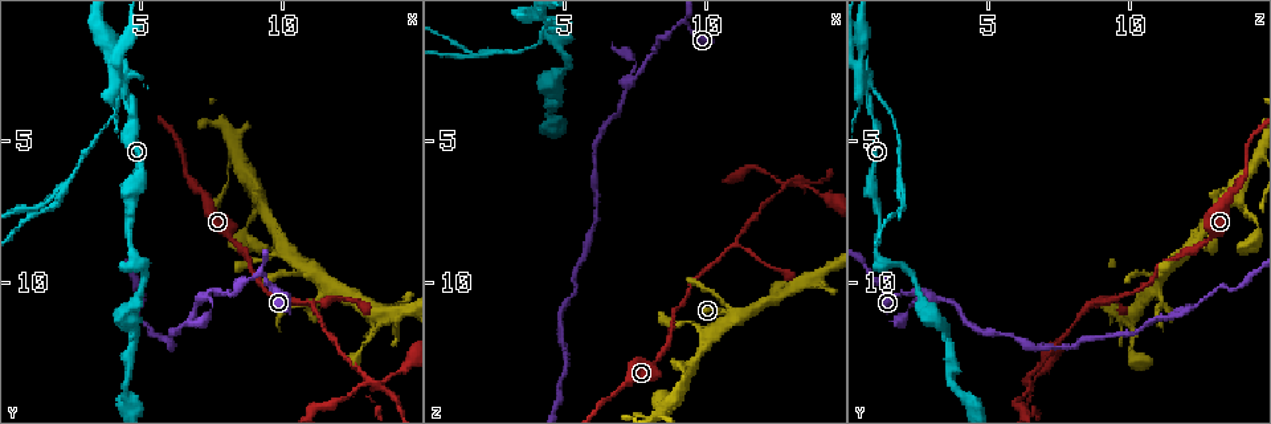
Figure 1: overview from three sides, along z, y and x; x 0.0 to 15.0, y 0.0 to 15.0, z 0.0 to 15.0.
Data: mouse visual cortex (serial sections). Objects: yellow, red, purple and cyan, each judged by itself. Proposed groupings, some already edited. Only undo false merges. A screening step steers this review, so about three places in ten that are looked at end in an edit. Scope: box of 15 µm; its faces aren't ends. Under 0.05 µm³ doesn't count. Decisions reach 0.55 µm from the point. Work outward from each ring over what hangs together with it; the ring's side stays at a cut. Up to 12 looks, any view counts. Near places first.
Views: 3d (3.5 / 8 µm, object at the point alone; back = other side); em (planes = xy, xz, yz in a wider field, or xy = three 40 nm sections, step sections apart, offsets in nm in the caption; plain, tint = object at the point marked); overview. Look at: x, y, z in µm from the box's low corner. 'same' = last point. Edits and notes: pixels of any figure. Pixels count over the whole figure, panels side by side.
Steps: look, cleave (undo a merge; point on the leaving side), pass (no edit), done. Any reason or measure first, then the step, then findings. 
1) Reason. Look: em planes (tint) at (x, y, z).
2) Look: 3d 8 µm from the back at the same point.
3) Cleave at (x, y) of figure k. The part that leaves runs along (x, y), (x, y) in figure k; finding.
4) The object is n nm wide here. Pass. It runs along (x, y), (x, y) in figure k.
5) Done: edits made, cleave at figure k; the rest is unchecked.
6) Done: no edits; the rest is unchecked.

Sudden change in width. Look: 3d 8 µm at (7.2, 6.9, 13.6).

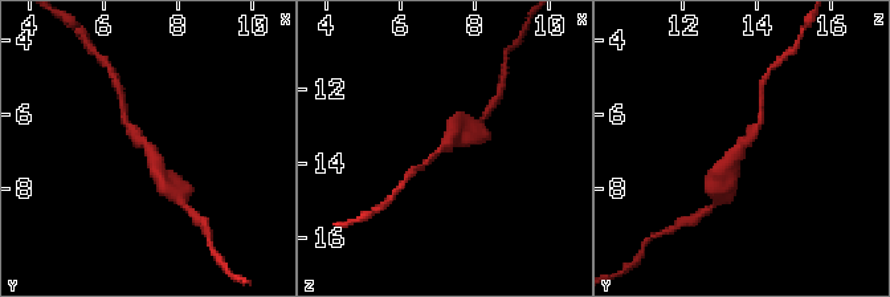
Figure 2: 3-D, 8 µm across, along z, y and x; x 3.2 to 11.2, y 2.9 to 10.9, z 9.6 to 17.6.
Closer look. Look: 3d 3.5 µm at (7.2, 6.8, 13.6).

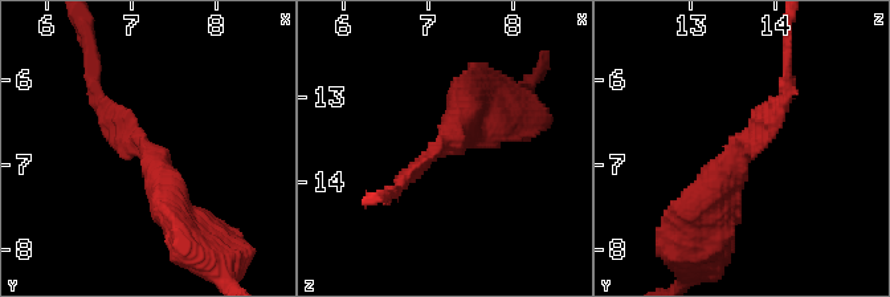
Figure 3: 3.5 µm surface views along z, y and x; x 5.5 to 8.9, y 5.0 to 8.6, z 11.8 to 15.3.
The arms are 200, 450 nm wide. Look: em xy step 5 (tint) at (7.25, 6.80, 13.50).

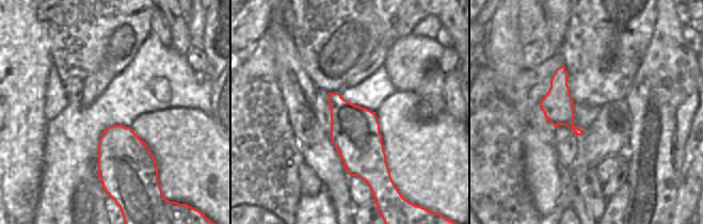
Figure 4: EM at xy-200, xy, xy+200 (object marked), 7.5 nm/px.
Pass. It runs along (191, 237), (101, 106) in figure 3; continuous, no second cell.

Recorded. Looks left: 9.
Arms part here. Look: 3d 8 µm from the back at (11.0, 10.7, 8.6).

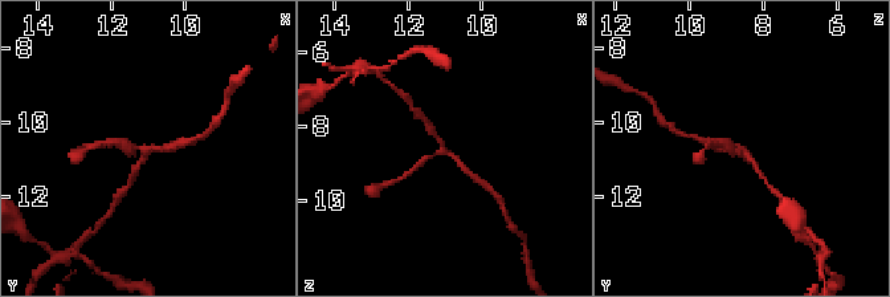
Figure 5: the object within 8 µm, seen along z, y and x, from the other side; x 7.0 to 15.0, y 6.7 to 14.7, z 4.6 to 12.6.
Look: em xy step 2 (tint) at (11.0, 10.6, 8.7).

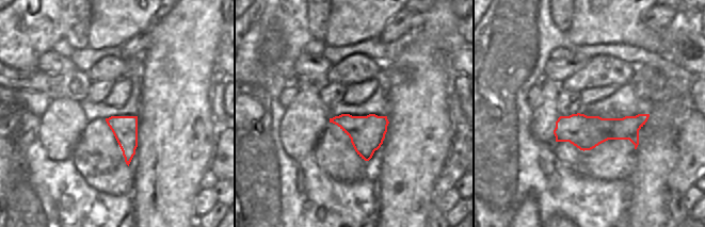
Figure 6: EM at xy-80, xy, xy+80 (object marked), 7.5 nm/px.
The object is 260 nm wide here. Pass. It runs along (645, 116), (558, 139) in figure 6; continuous, no second cell.

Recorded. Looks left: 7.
Sharp bend. Look: 3d 3.5 µm at (13.4, 13.7, 6.5).

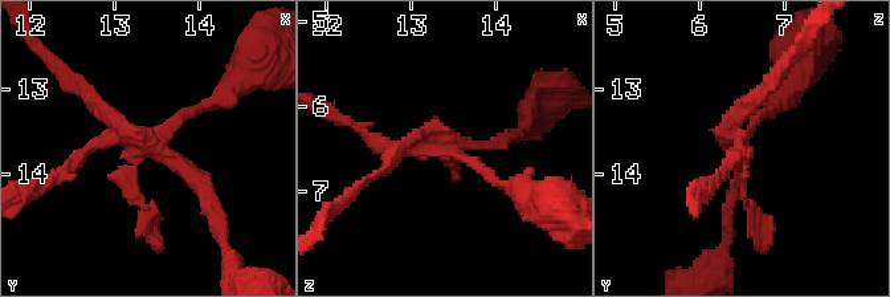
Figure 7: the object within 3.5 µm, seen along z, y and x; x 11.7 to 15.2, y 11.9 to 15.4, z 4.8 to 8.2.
Now the EM. Look: em planes (tint) at (13.35, 13.65, 6.45).

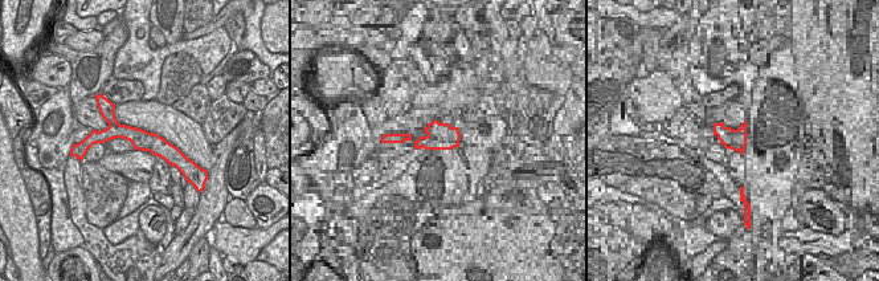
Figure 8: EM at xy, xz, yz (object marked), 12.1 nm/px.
Cleave at (481, 169) of figure 7. The part that leaves runs along (450, 149), (515, 192), (543, 195) in figure 7; two cells meet here.

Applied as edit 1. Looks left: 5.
Three arms meet. Look: 3d 3.5 µm at (7.7, 10.4, 2.4).

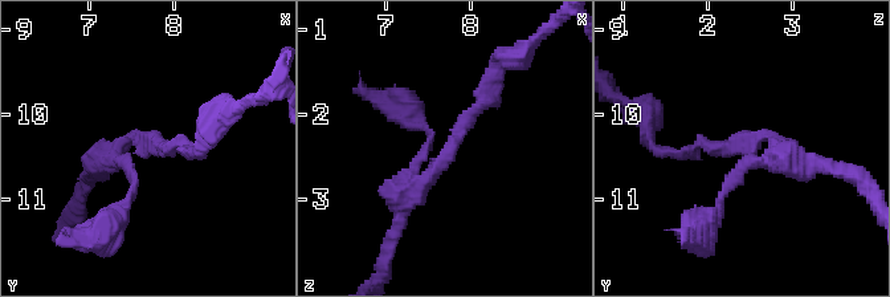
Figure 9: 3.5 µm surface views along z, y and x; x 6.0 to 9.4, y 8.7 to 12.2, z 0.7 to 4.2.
3 arms meet here; the arms are 100, 150, 250 nm wide; need the tissue. Look: em xy step 2 (tint) at (7.75, 10.30, 2.45).

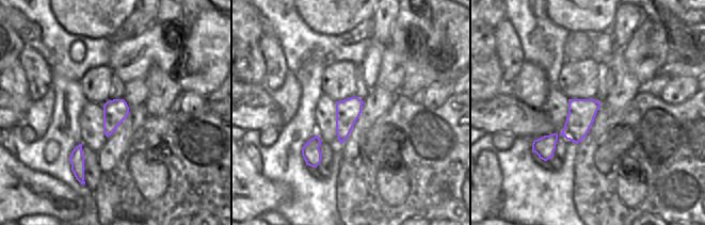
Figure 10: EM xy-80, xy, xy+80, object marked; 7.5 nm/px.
Pass. It runs along (596, 105), (566, 132), (534, 149) in figure 10; all the same cell.

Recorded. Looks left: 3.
Abrupt turn. Look: 3d 3.5 µm at (4.7, 9.4, 1.4).

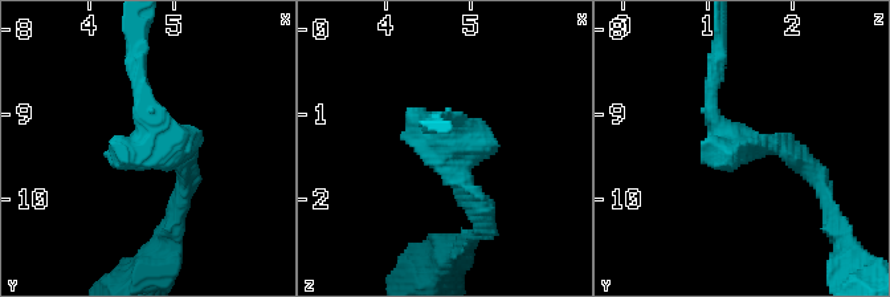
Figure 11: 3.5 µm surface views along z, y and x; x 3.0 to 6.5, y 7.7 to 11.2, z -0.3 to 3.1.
Now the EM. Look: em xy step 3 (tint) at (4.75, 9.35, 1.30).

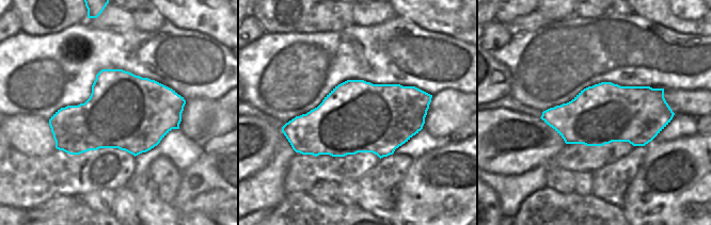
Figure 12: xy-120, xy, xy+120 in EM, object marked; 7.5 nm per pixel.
Pass. It runs along (138, 61), (150, 142), (183, 159) in figure 11; continuous, no second cell.

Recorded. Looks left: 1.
Done: edits made, cleave at figure 7; the rest is unchecked.

